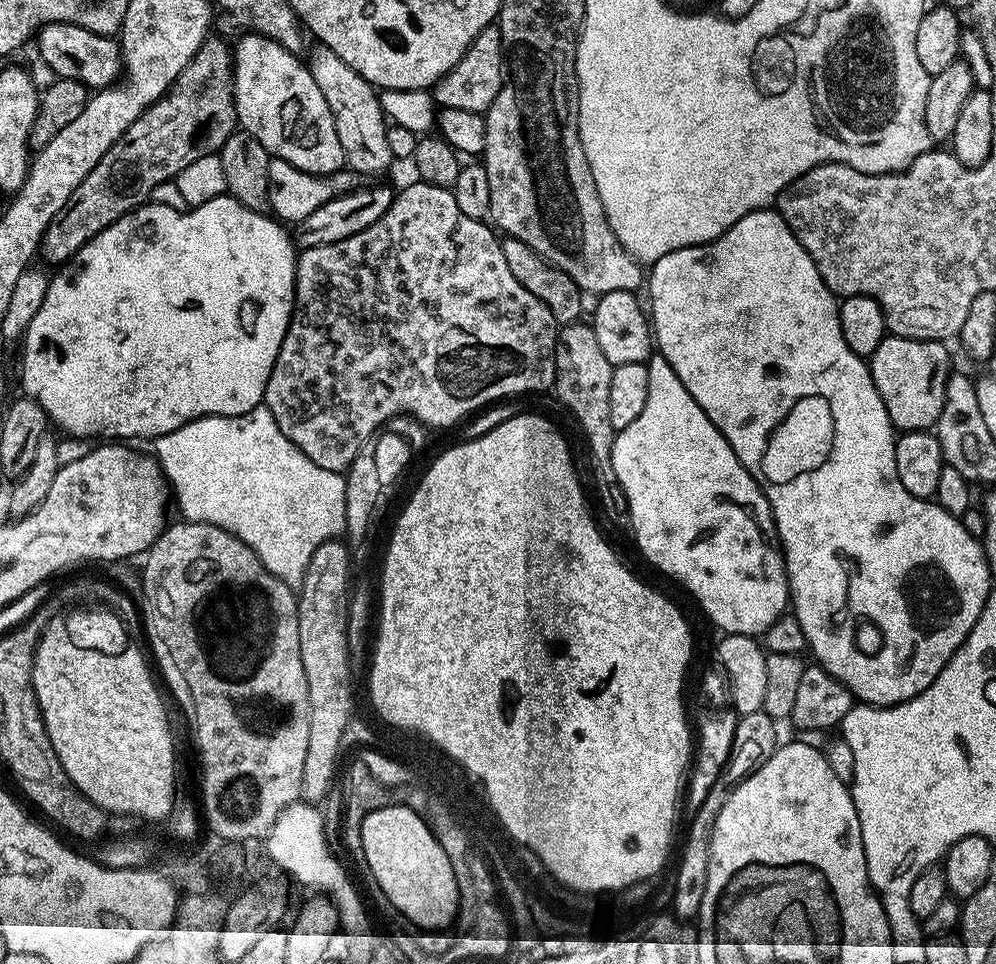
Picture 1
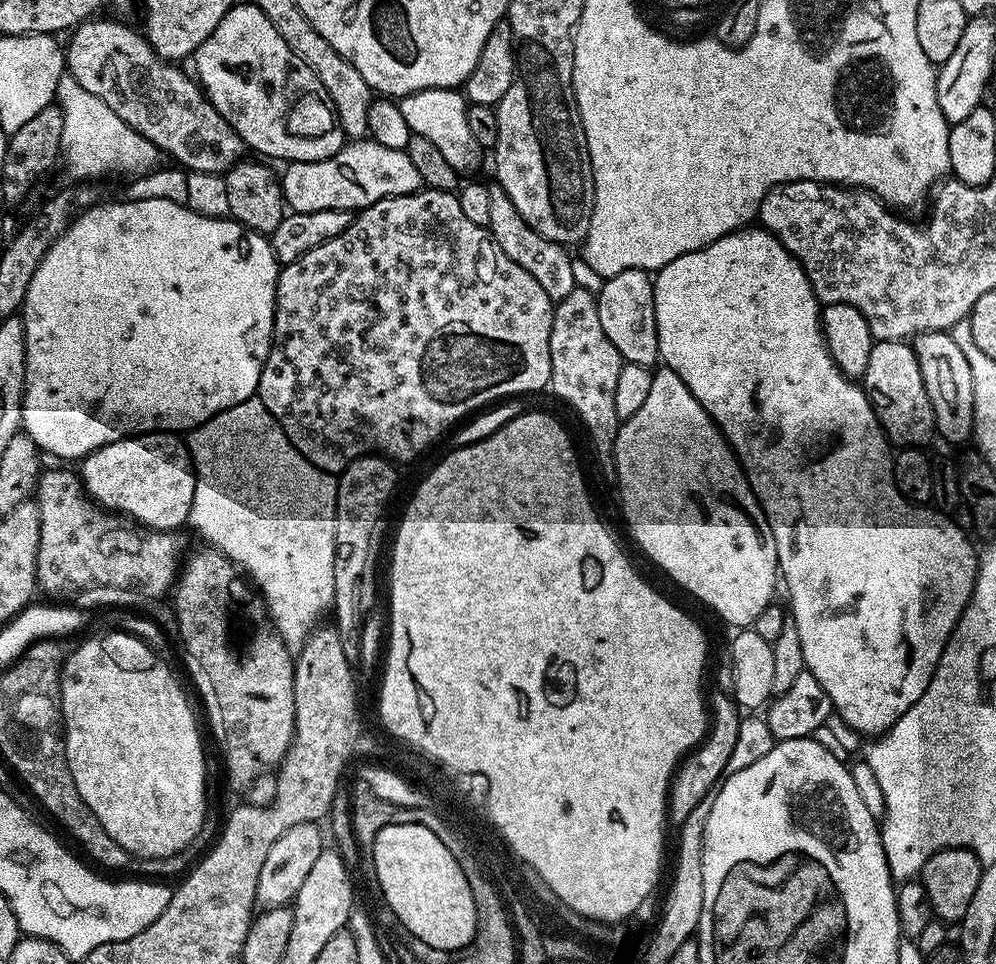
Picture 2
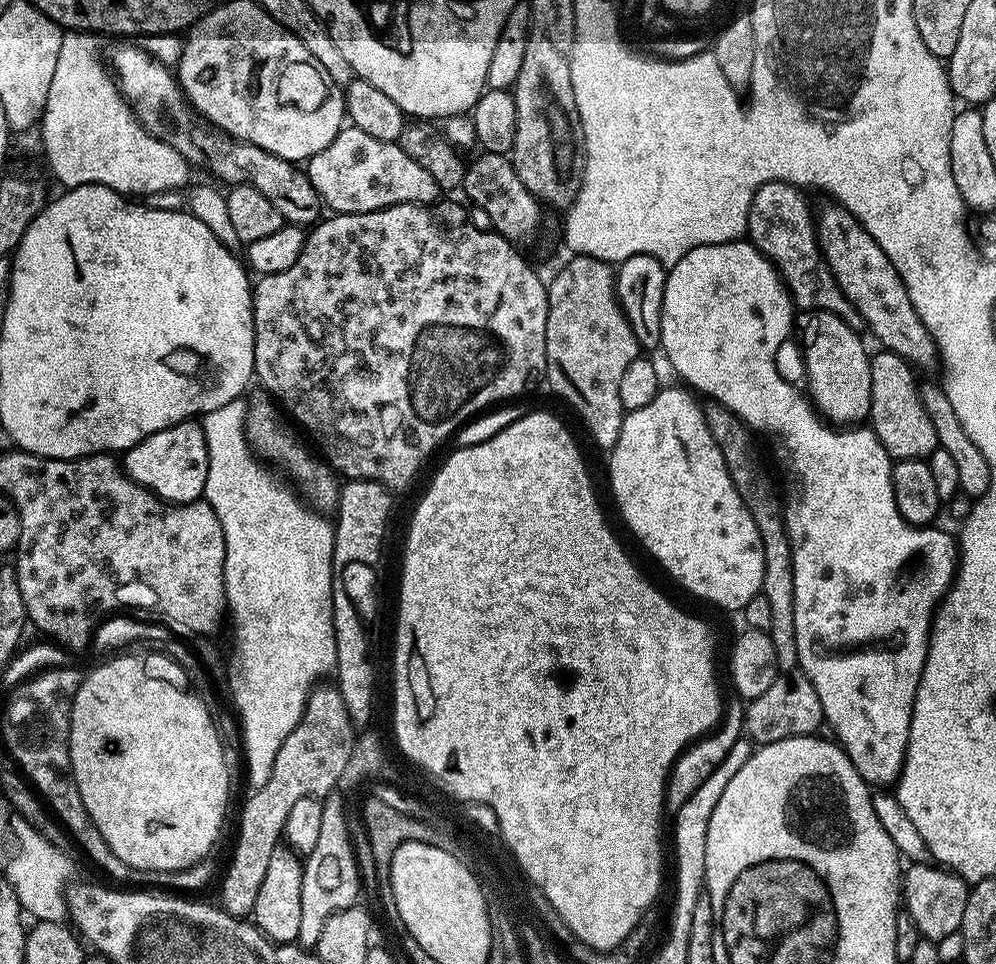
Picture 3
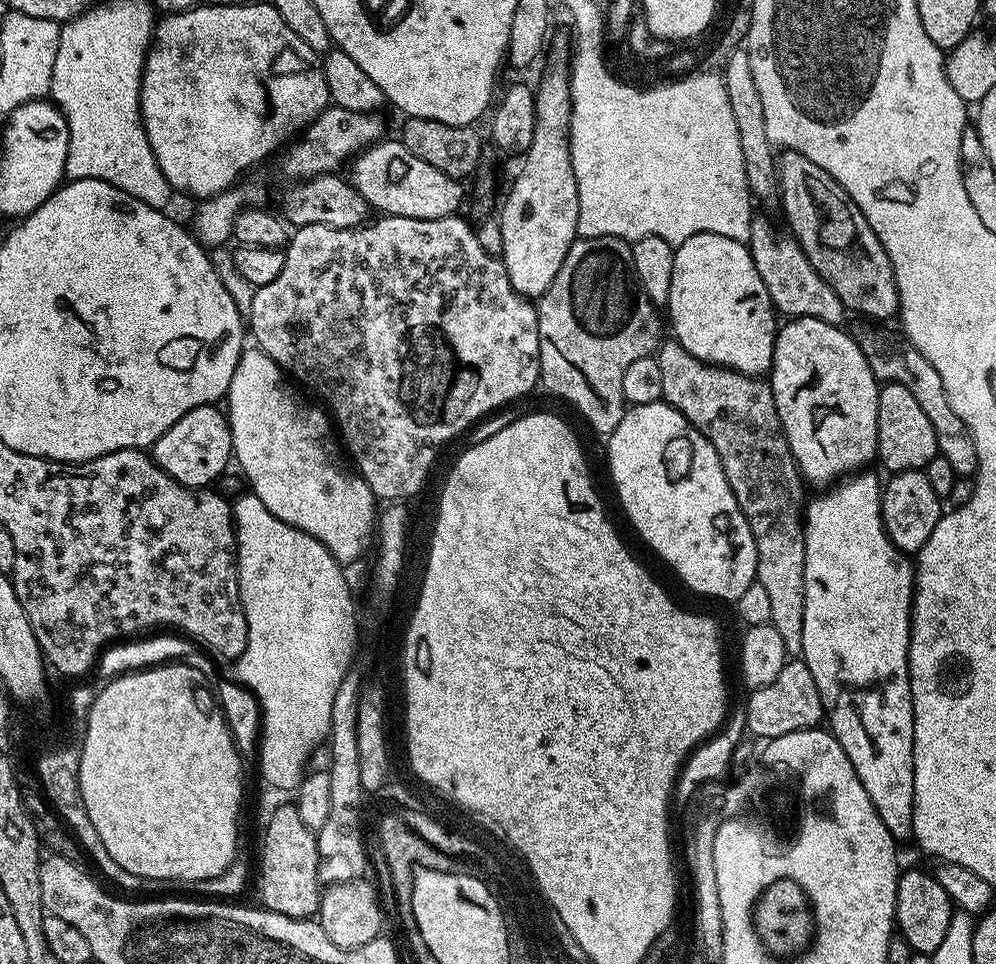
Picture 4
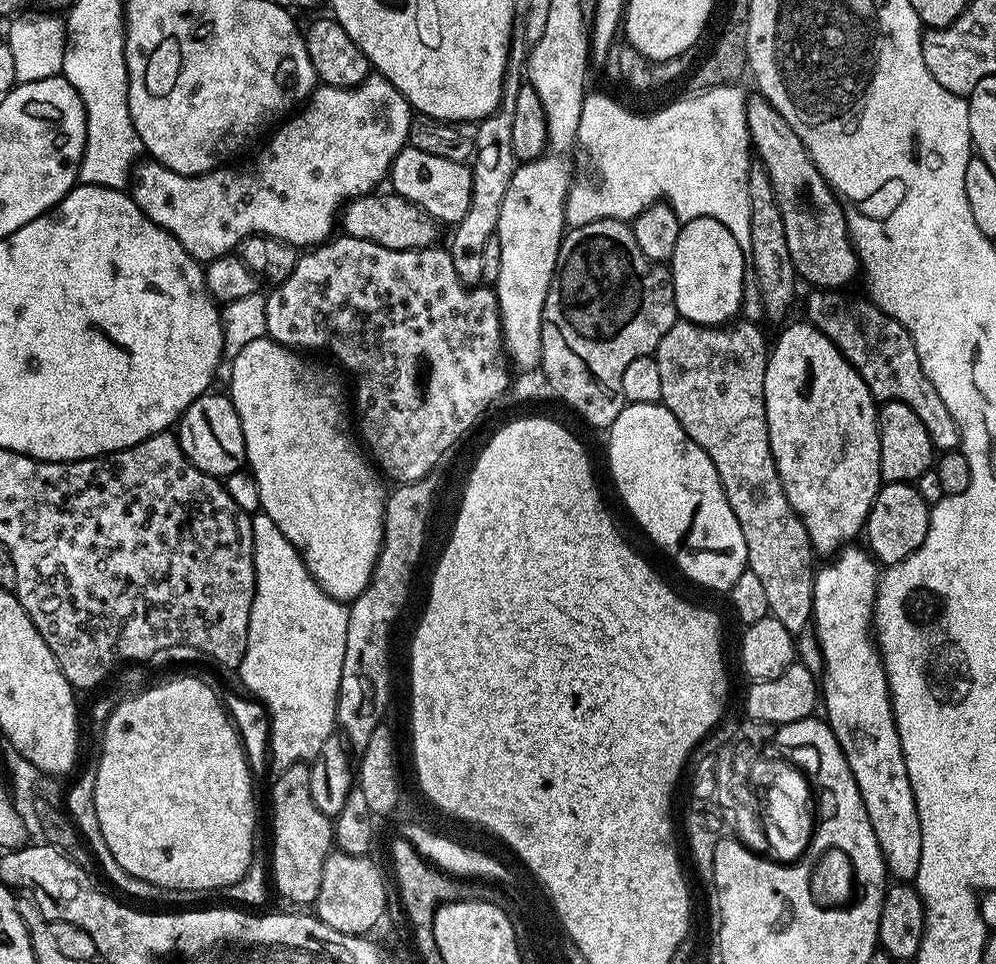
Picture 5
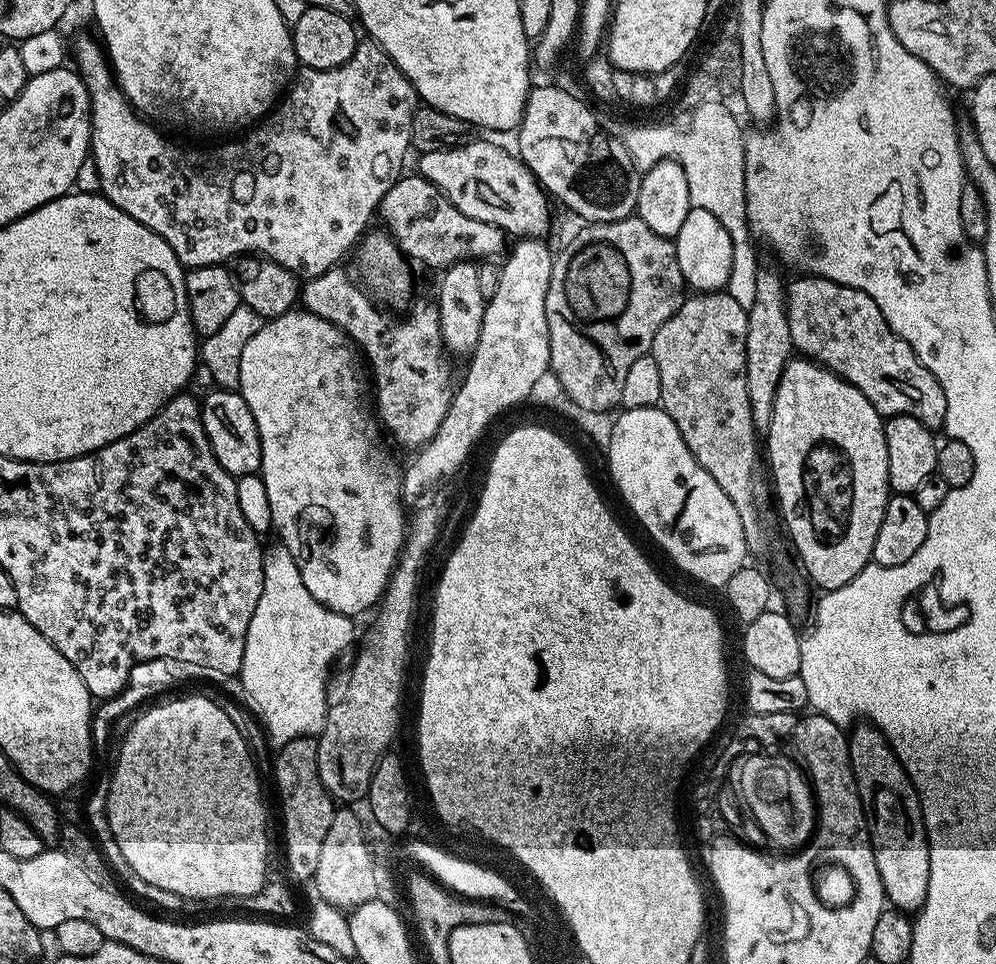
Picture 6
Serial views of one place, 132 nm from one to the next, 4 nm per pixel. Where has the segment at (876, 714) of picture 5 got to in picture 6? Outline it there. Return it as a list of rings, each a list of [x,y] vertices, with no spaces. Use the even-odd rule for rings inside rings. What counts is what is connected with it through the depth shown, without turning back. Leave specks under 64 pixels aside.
[[[857,723],[847,737],[848,763],[852,766],[852,778],[860,795],[874,862],[882,878],[887,903],[902,912],[915,914],[926,902],[926,890],[930,886],[928,831],[924,828],[920,794],[912,784],[912,777],[901,757],[874,725]]]

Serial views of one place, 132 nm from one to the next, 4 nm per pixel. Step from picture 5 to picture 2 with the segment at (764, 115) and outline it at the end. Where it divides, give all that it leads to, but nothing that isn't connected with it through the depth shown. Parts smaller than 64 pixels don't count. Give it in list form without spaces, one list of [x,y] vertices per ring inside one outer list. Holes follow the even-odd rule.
[[[923,332],[911,345],[918,358],[918,370],[922,370],[922,382],[926,382],[926,394],[930,394],[938,436],[952,444],[969,443],[974,436],[974,378],[970,378],[966,354],[948,332]]]

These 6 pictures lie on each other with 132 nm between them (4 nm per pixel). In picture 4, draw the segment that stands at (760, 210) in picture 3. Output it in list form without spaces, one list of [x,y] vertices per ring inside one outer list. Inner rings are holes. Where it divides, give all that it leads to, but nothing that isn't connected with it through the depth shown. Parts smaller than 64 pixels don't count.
[[[753,215],[747,245],[754,258],[754,266],[758,266],[758,278],[762,278],[762,286],[766,286],[766,294],[770,294],[772,307],[781,317],[818,318],[837,326],[845,323],[843,320],[846,309],[838,294],[834,294],[834,290],[830,290],[830,286],[818,275],[814,266],[810,266],[802,246],[787,231],[779,232],[766,217]]]

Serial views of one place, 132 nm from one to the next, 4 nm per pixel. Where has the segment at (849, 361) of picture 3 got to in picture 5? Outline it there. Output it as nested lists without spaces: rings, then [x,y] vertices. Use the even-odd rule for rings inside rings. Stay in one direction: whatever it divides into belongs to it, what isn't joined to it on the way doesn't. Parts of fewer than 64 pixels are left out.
[[[801,322],[792,324],[780,332],[780,337],[774,340],[768,353],[768,365],[766,366],[766,378],[764,379],[764,401],[766,402],[766,422],[770,434],[770,446],[776,459],[776,469],[780,475],[782,486],[786,490],[786,498],[790,506],[796,512],[798,518],[802,518],[802,526],[806,526],[808,537],[812,543],[813,553],[831,557],[841,548],[851,545],[856,535],[865,531],[868,523],[868,515],[872,509],[872,503],[882,487],[880,479],[880,425],[878,423],[878,404],[872,395],[872,391],[866,386],[866,382],[860,377],[856,367],[841,354],[838,346],[822,334],[814,325]]]

